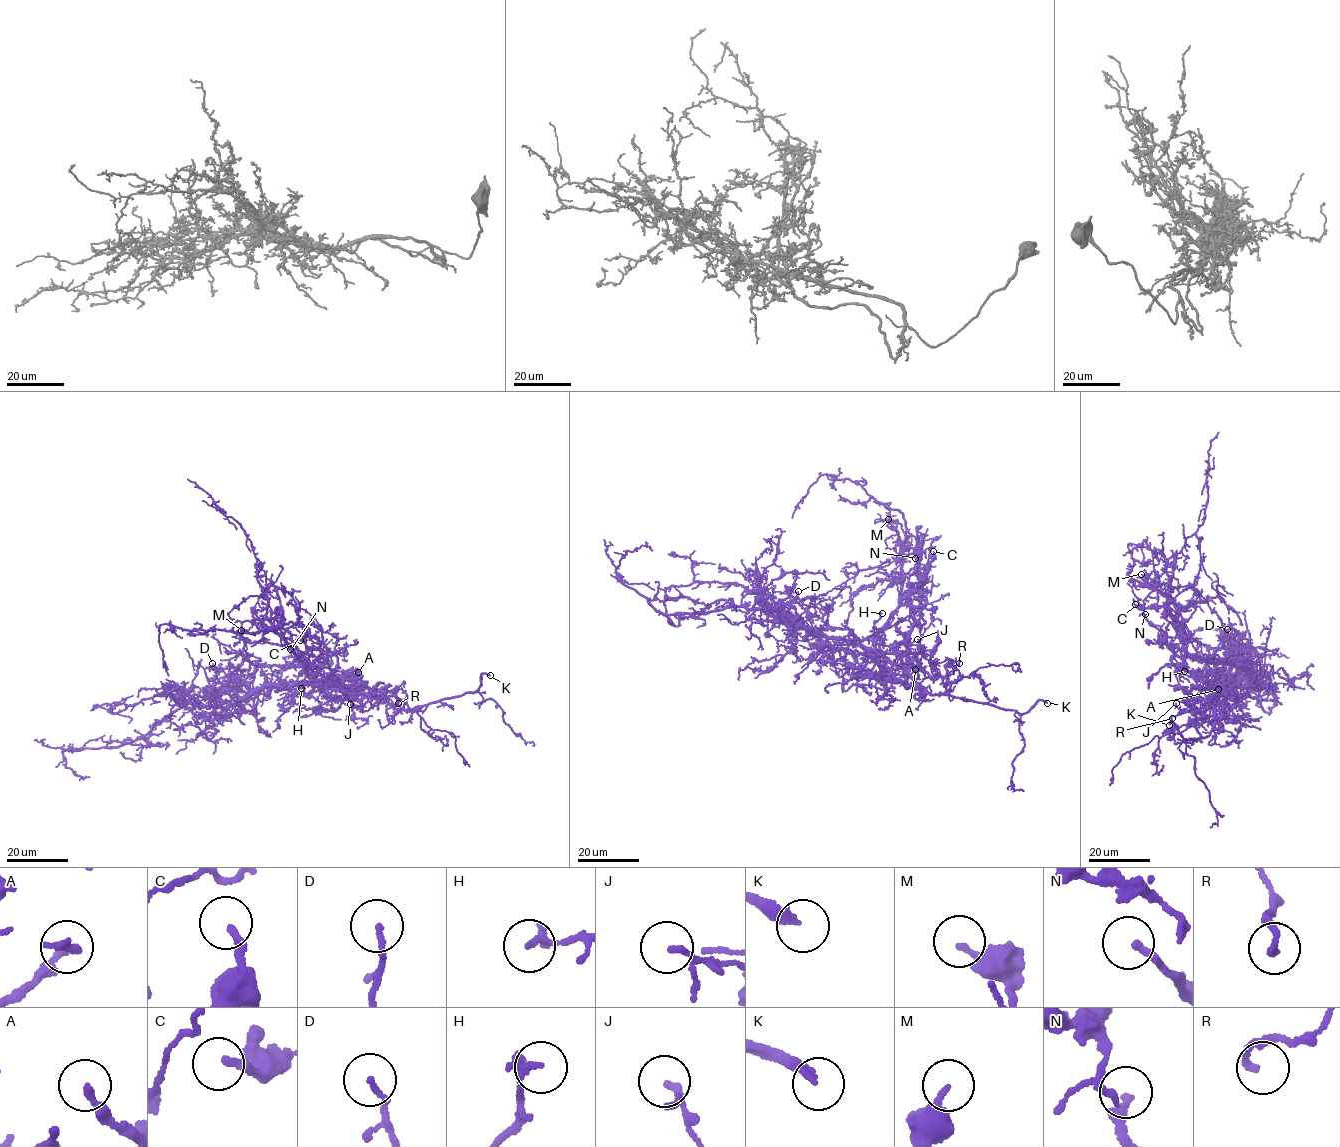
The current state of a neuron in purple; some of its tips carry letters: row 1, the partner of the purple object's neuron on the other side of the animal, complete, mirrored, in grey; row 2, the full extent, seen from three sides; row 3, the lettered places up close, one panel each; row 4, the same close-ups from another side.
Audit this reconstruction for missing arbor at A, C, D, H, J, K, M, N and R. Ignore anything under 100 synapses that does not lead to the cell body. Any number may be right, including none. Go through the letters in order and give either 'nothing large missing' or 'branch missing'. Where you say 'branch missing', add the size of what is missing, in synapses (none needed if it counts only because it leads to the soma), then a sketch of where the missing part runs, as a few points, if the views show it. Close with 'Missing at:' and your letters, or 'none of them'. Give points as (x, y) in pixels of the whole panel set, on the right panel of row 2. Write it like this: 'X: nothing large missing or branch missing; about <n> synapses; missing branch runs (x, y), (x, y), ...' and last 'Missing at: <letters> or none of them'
A: nothing large missing
C: nothing large missing
D: nothing large missing
H: nothing large missing
J: nothing large missing
K: branch missing; missing branch runs (1169, 725), (1166, 736), (1134, 721), (1127, 690), (1137, 646), (1134, 632), (1115, 606)
M: nothing large missing
N: nothing large missing
R: nothing large missing
Missing at: K

